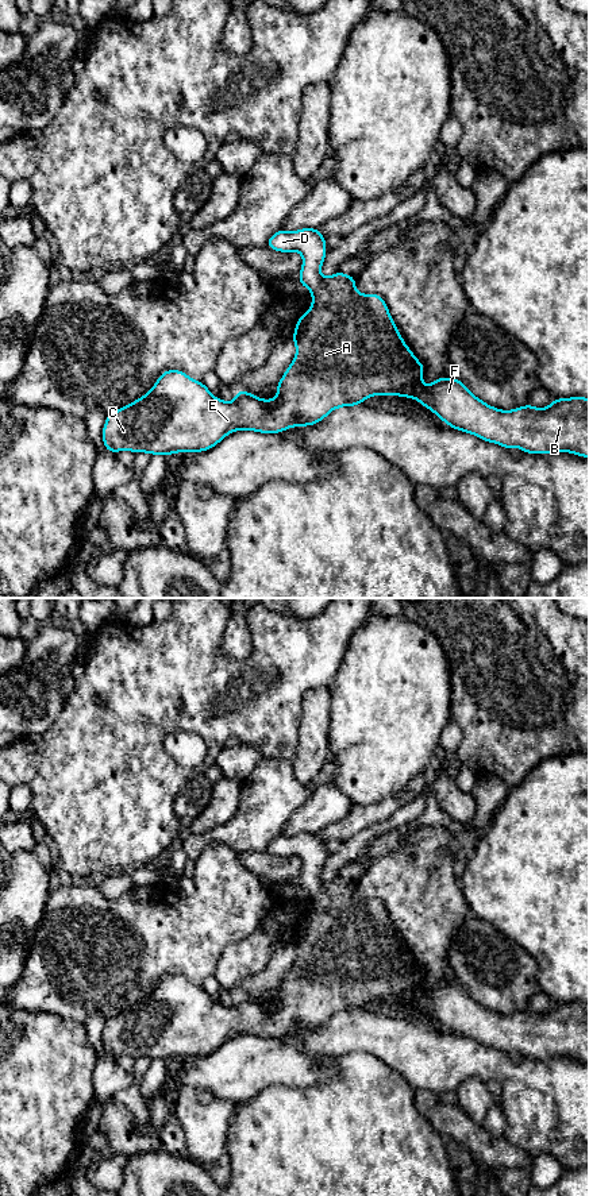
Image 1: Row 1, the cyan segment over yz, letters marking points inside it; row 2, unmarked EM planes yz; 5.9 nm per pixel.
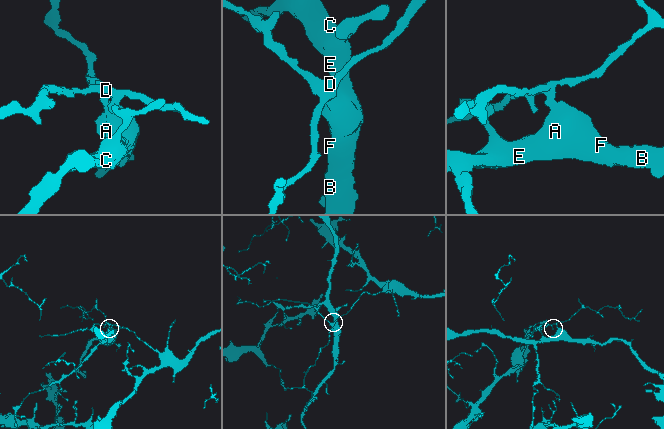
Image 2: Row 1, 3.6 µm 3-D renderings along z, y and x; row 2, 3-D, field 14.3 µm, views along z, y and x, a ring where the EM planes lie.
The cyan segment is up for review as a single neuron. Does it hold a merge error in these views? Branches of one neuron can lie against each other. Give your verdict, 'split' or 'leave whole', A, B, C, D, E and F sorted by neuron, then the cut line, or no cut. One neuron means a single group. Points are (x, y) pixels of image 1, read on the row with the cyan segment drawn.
split; A B C E F / D; cut in yz along (323, 278), (311, 292)

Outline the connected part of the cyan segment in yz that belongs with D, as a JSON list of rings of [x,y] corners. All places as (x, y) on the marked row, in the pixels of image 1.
[[[300,228],[293,232],[280,229],[269,238],[266,246],[278,252],[299,251],[303,256],[303,269],[299,271],[301,288],[305,286],[312,293],[320,285],[327,247],[319,228]]]

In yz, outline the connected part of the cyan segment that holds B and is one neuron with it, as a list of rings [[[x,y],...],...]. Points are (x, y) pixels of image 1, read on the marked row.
[[[336,271],[334,275],[323,278],[312,292],[309,310],[297,319],[292,339],[297,350],[296,356],[277,383],[274,400],[262,400],[249,391],[238,390],[235,400],[226,402],[223,398],[215,398],[203,382],[195,381],[182,370],[166,370],[149,393],[127,406],[108,413],[103,427],[105,450],[113,454],[123,450],[134,454],[149,452],[151,456],[155,454],[168,456],[177,452],[203,452],[219,444],[228,433],[240,429],[280,433],[293,427],[319,424],[334,409],[361,405],[369,397],[396,394],[401,398],[417,400],[453,429],[471,433],[507,450],[517,447],[527,454],[570,452],[585,459],[589,458],[589,398],[555,398],[543,409],[527,404],[504,412],[481,401],[458,378],[439,377],[430,386],[424,386],[424,364],[404,343],[386,302],[377,293],[367,296],[359,293],[355,289],[355,277],[353,275]]]

